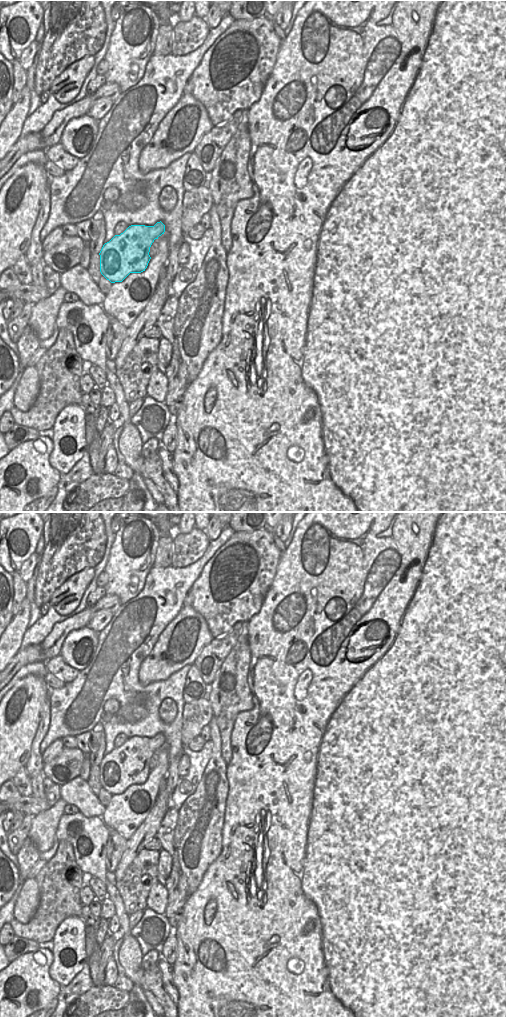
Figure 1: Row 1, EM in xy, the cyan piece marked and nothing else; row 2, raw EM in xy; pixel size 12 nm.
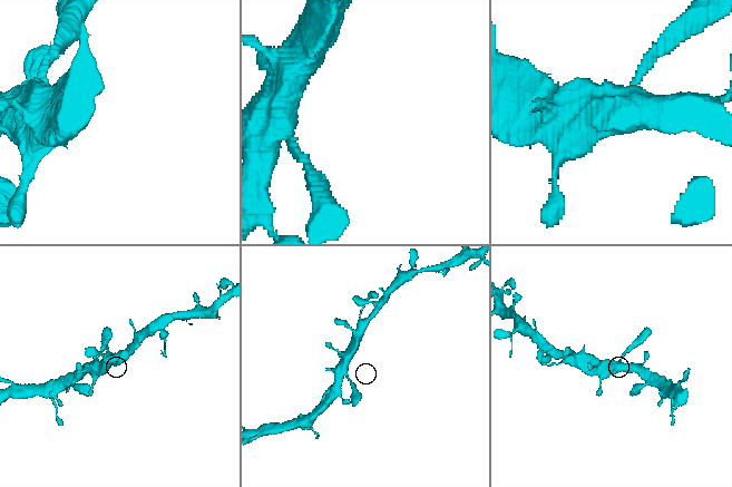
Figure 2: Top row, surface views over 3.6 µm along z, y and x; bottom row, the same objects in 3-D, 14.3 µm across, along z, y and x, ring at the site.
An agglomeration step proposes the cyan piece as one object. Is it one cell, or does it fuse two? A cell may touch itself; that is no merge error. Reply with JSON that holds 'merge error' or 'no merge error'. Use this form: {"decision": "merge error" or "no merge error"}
{"decision": "no merge error"}

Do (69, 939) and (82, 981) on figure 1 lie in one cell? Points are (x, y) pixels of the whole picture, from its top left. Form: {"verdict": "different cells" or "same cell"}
{"verdict": "different cells"}

